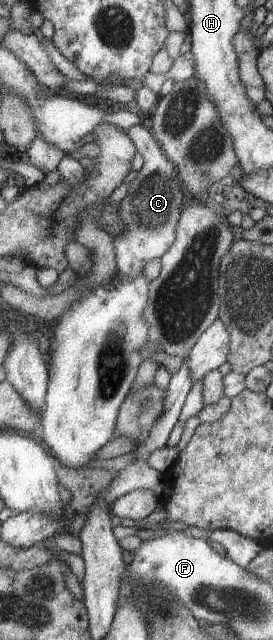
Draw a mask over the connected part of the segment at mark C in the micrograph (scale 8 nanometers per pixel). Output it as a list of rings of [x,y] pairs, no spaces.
[[[140,123],[127,132],[136,143],[144,164],[137,178],[131,182],[130,192],[119,204],[125,234],[114,238],[114,245],[119,273],[128,279],[136,279],[142,275],[150,260],[164,257],[177,241],[177,229],[186,202],[183,194],[185,183],[177,165],[165,154],[149,125]]]

